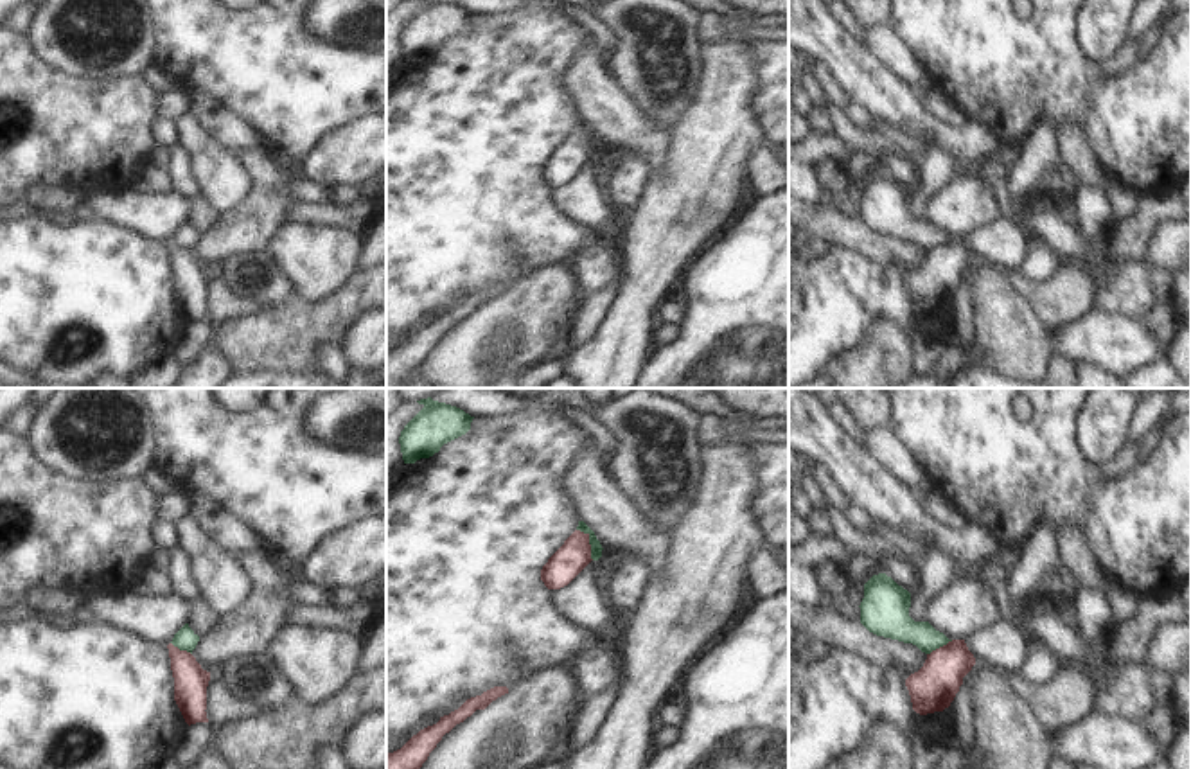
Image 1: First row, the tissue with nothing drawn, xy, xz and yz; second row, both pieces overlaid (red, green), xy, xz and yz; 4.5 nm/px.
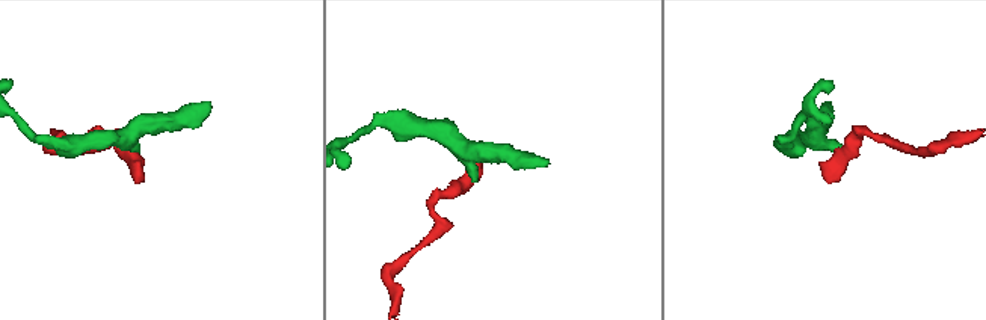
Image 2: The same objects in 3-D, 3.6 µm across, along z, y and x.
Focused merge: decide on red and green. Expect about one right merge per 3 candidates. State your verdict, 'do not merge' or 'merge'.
do not merge

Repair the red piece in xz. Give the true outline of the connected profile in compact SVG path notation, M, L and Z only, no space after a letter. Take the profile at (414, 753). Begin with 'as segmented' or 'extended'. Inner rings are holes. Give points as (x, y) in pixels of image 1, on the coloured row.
as segmented; M494 686L481 695L467 699L458 710L413 735L401 749L388 753L386 769L420 769L446 733L505 694L508 694L507 686Z

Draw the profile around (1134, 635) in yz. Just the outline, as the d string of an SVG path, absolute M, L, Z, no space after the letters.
M1177 593L1164 600L1139 600L1137 611L1121 625L1110 623L1099 641L1101 661L1107 665L1142 665L1157 629L1169 622L1191 620L1191 605Z

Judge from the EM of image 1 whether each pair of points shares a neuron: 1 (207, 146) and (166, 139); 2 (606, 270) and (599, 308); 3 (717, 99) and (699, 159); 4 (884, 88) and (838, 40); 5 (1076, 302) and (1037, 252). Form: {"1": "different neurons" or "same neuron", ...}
{"1": "different neurons", "2": "different neurons", "3": "same neuron", "4": "same neuron", "5": "different neurons"}

